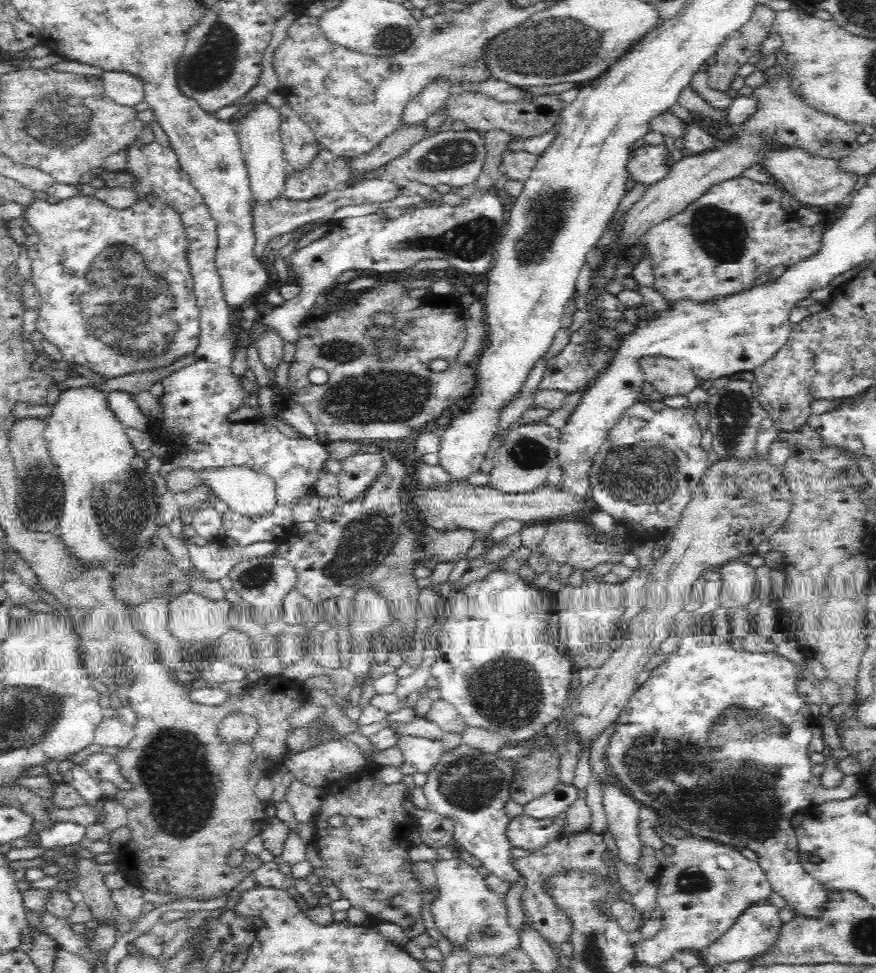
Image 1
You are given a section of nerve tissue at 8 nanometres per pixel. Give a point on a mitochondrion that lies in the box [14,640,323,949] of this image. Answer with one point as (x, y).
(173, 767)

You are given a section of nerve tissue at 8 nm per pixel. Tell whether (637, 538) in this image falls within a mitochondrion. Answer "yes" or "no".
no

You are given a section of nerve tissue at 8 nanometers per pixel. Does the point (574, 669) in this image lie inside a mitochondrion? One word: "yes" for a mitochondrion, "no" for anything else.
no

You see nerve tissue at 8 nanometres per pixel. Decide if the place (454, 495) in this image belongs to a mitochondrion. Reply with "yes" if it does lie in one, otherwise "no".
no

